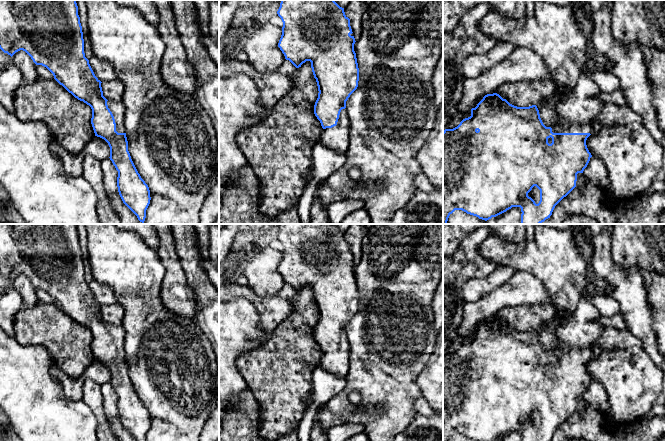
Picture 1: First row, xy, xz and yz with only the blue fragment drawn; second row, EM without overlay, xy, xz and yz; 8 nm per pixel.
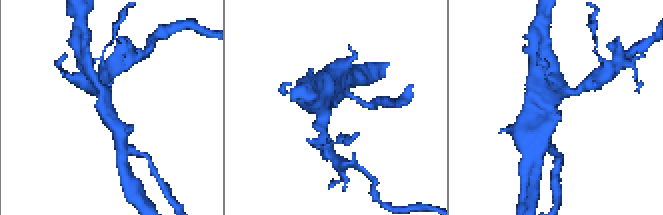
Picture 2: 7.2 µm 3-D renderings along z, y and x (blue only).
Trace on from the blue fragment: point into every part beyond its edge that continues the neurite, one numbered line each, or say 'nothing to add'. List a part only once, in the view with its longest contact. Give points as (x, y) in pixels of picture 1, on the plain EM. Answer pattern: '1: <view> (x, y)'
1: yz (575, 338)

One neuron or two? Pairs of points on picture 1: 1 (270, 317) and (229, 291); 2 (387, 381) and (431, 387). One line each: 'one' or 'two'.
1: one
2: two

